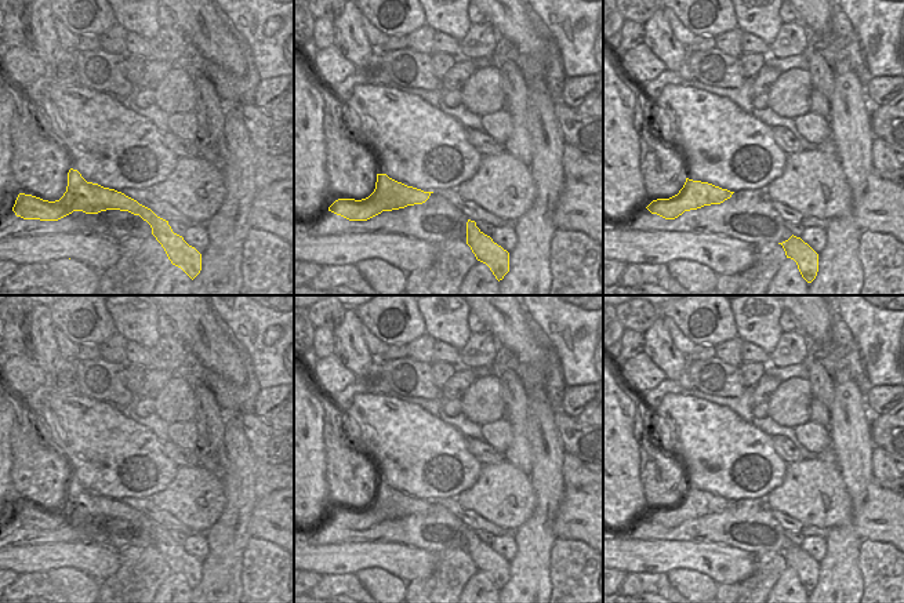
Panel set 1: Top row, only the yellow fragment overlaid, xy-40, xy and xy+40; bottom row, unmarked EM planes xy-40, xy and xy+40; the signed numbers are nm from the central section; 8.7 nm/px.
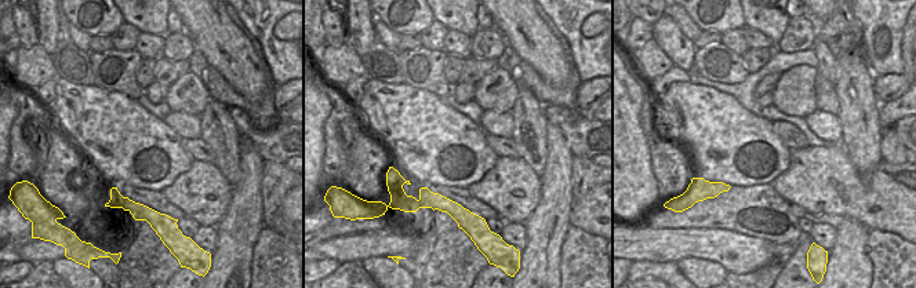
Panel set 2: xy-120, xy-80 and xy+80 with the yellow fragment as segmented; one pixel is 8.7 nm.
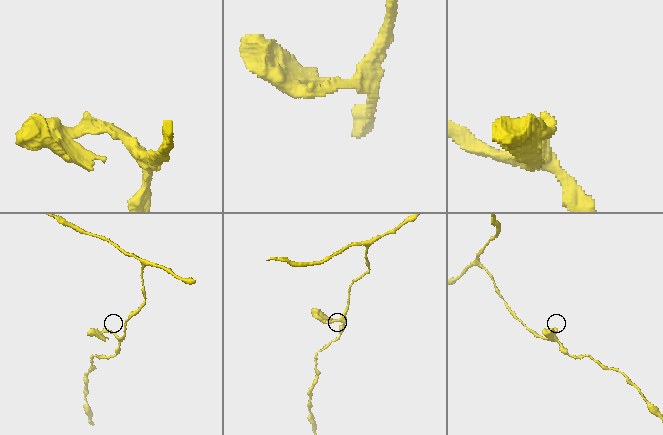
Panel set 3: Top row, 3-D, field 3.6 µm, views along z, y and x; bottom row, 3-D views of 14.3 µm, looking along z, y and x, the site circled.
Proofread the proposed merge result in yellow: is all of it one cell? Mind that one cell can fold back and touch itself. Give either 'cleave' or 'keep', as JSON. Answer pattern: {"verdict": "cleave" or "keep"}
{"verdict": "cleave"}

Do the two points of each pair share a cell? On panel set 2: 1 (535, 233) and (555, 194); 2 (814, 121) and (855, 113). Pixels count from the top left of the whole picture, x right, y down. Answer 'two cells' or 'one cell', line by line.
1: one cell
2: two cells

